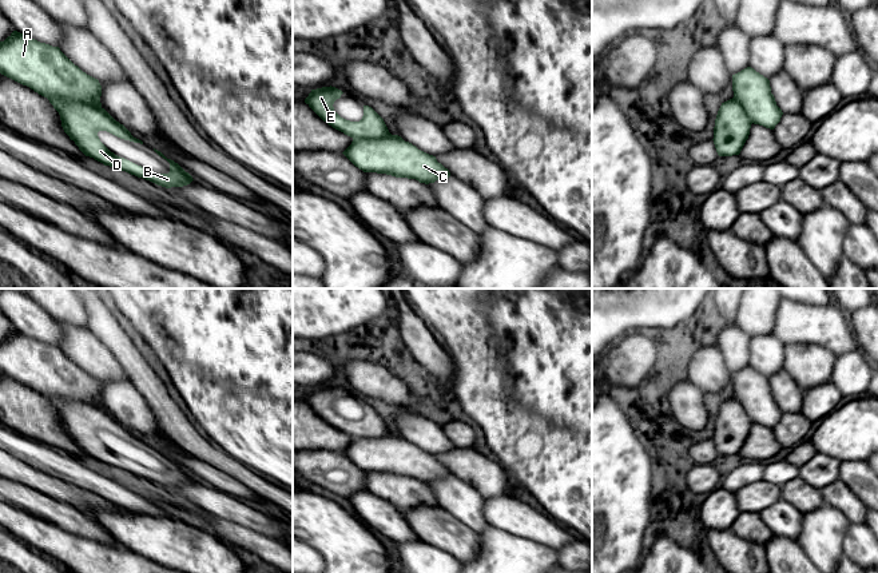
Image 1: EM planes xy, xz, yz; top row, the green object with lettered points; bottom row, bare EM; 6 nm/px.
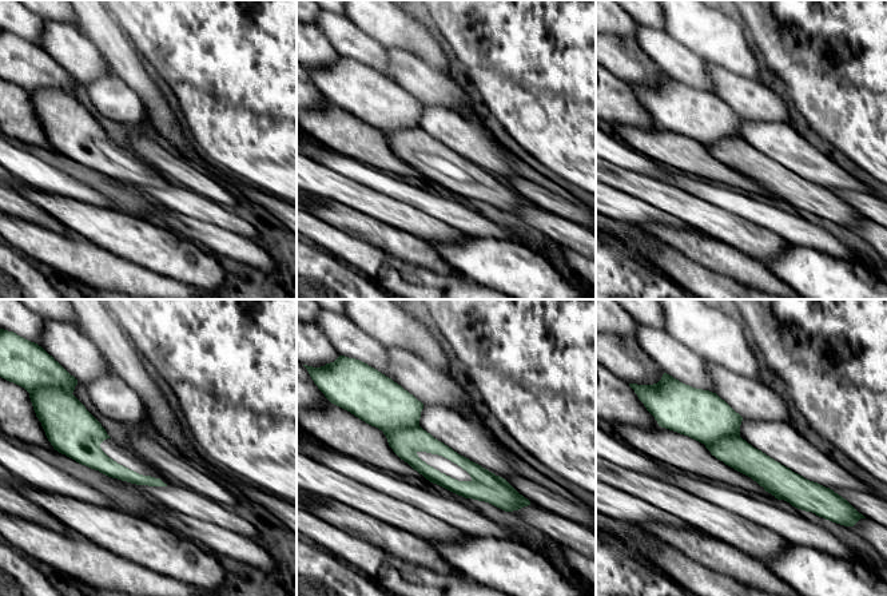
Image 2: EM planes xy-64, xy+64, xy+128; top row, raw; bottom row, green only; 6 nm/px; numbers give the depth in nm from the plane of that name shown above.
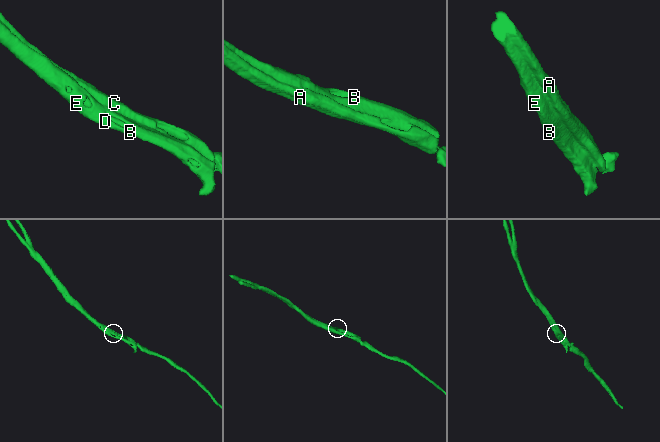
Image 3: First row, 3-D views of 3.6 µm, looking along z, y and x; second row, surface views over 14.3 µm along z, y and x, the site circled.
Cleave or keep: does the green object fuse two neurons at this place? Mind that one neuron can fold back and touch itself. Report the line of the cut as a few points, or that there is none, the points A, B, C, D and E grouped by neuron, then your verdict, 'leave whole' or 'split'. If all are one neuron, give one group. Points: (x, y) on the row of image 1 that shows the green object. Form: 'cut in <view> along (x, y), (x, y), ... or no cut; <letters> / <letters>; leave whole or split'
cut in xy along (47, 96), (79, 100), (100, 107); A C / B D E; split

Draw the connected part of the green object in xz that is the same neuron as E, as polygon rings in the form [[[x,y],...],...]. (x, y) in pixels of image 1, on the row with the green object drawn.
[[[335,87],[311,89],[305,103],[329,126],[353,139],[378,139],[392,135],[384,119],[369,106],[363,106],[363,116],[359,122],[350,122],[334,111],[334,102],[343,92]]]

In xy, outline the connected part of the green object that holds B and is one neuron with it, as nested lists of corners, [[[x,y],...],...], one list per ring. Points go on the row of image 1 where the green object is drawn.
[[[48,96],[47,98],[49,103],[53,106],[53,108],[59,112],[60,120],[61,120],[61,127],[64,132],[69,136],[71,140],[75,142],[75,144],[79,147],[79,150],[90,158],[94,158],[95,160],[103,163],[104,166],[114,167],[116,170],[126,171],[131,175],[135,175],[138,178],[143,178],[146,180],[150,180],[158,186],[171,188],[171,187],[183,187],[190,184],[194,179],[192,176],[186,172],[178,163],[175,163],[171,159],[167,159],[160,151],[155,150],[154,151],[166,159],[170,163],[170,172],[168,174],[156,174],[154,171],[150,171],[142,166],[138,166],[124,158],[120,158],[111,152],[99,139],[98,132],[99,131],[107,131],[120,139],[130,140],[134,143],[140,143],[143,144],[142,140],[134,138],[131,132],[119,122],[116,122],[104,108],[98,107],[98,106],[91,106],[91,104],[84,104],[80,102],[71,102],[71,100],[60,100]]]

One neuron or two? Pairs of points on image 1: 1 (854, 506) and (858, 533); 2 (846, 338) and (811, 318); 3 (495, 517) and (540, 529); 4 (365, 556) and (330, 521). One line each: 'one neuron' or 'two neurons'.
1: two neurons
2: one neuron
3: one neuron
4: one neuron

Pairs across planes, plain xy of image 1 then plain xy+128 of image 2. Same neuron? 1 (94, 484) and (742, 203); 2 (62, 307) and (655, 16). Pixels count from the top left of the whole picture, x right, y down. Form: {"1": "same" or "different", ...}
{"1": "same", "2": "different"}

